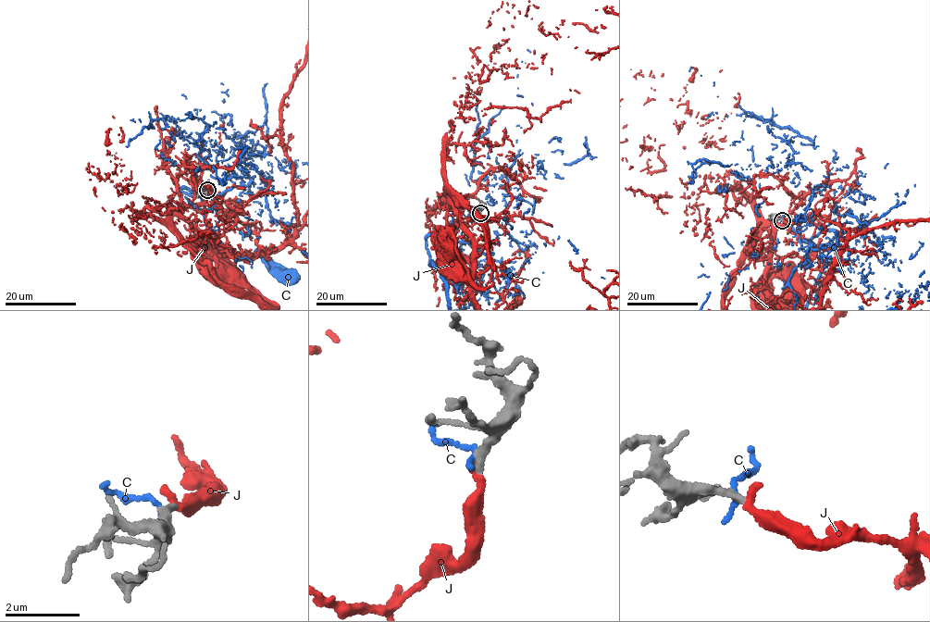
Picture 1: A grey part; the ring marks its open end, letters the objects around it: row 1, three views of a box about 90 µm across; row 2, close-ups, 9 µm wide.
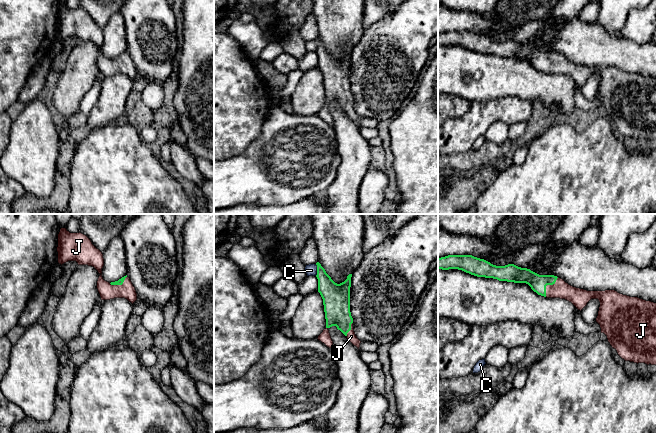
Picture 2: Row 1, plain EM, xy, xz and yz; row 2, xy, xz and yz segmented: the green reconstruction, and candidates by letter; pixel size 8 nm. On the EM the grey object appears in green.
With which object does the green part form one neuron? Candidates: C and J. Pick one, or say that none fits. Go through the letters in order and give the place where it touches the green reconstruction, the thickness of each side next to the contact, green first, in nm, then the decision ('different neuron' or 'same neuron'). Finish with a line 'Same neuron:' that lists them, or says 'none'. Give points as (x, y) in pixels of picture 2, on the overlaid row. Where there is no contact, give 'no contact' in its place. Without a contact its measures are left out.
C: xz (317, 270) | 200/100 nm | different neuron
J: yz (547, 284) | 140/140 nm | same neuron
Same neuron: J

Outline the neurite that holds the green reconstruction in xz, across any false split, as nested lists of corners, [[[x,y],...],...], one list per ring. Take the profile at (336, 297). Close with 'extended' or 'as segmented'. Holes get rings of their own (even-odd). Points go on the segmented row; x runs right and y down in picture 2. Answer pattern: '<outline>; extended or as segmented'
[[[319,262],[317,265],[318,292],[323,299],[326,328],[318,336],[318,340],[327,347],[333,348],[329,328],[336,326],[347,339],[358,349],[361,341],[355,335],[353,329],[353,318],[350,312],[350,287],[352,274],[347,279],[337,284],[326,273],[325,269]]]; extended

